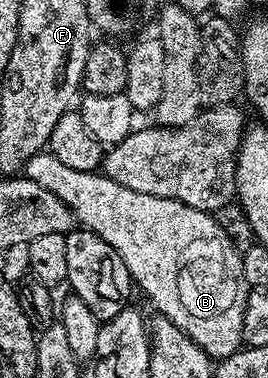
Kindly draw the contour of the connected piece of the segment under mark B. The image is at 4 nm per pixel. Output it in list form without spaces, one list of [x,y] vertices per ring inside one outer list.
[[[51,152],[32,156],[32,160],[26,162],[24,174],[25,177],[36,180],[40,188],[48,188],[52,196],[62,200],[85,229],[112,244],[120,260],[124,260],[133,285],[137,289],[139,286],[146,293],[147,300],[158,309],[157,313],[161,317],[185,332],[211,360],[228,358],[243,345],[242,316],[247,295],[242,294],[242,254],[232,239],[225,234],[224,228],[213,213],[197,210],[171,198],[157,198],[144,192],[132,192],[132,188],[116,184],[116,180],[101,172],[68,168]]]

